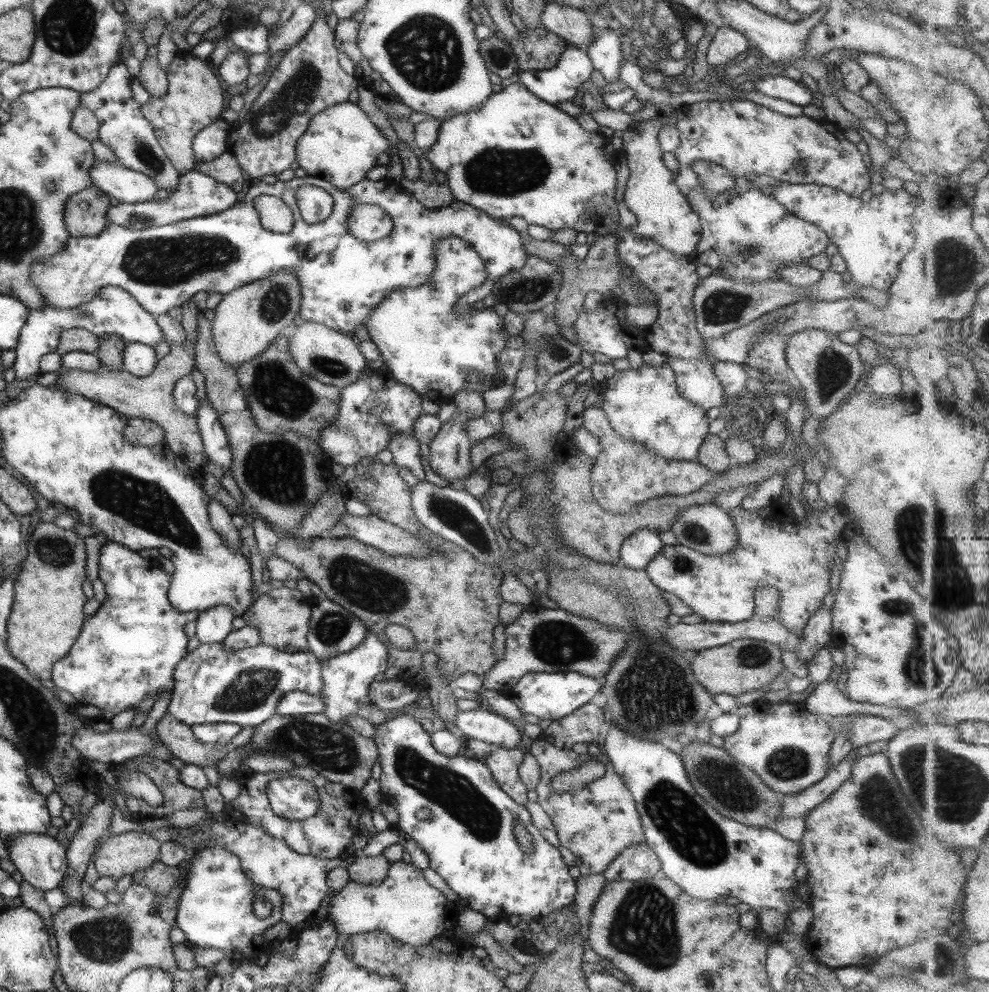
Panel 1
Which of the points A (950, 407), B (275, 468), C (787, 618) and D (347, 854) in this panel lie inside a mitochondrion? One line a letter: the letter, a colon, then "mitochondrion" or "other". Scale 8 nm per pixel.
A: other
B: mitochondrion
C: other
D: other

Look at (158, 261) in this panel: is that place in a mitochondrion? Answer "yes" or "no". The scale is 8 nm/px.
yes

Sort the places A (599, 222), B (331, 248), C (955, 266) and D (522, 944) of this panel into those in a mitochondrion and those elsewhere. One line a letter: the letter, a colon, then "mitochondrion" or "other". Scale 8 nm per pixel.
A: other
B: other
C: mitochondrion
D: mitochondrion

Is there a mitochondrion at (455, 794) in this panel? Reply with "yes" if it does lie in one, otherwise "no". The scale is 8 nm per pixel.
yes

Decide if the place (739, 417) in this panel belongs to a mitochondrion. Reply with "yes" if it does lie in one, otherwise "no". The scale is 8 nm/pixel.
yes

